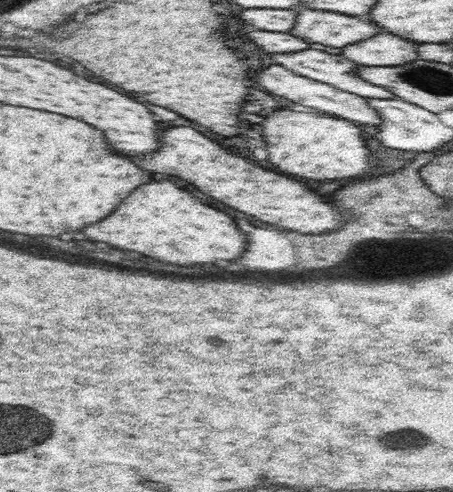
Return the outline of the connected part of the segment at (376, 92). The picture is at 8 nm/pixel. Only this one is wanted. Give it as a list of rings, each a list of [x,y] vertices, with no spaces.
[[[307,48],[302,52],[273,54],[271,58],[276,64],[295,72],[298,76],[330,84],[344,92],[351,92],[366,99],[390,96],[390,92],[386,92],[384,88],[366,84],[362,78],[354,76],[356,64],[340,54],[326,54],[322,50]]]

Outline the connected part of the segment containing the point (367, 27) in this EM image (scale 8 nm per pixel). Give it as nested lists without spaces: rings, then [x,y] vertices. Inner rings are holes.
[[[302,10],[296,16],[296,24],[290,30],[290,34],[310,44],[318,42],[332,48],[344,48],[348,44],[354,44],[378,34],[378,26],[368,20],[358,20],[356,16]]]

